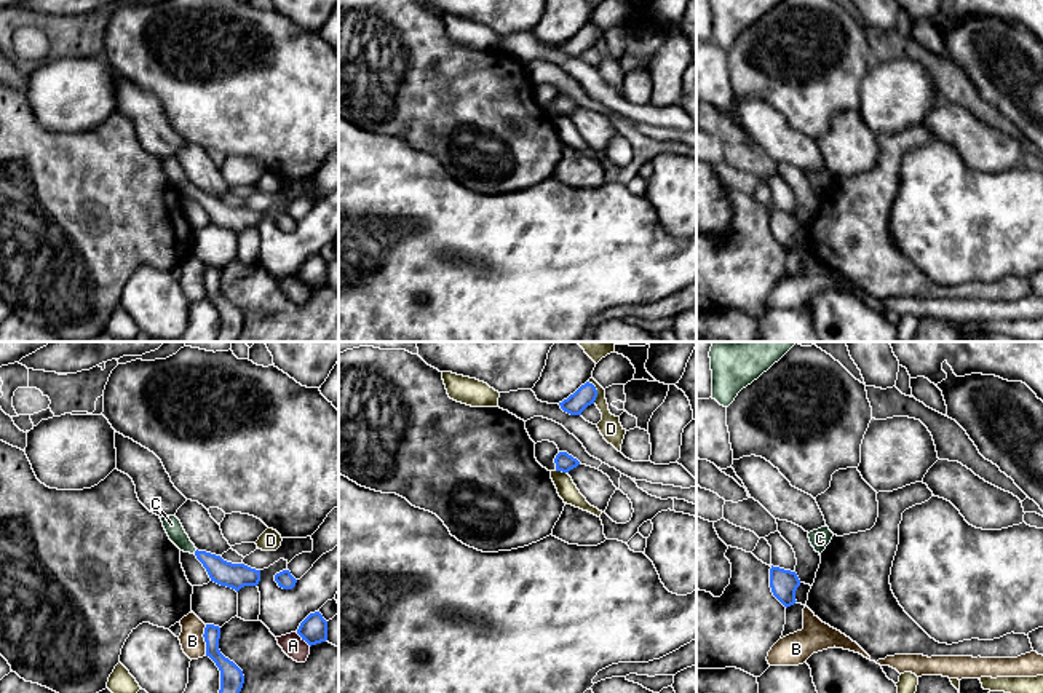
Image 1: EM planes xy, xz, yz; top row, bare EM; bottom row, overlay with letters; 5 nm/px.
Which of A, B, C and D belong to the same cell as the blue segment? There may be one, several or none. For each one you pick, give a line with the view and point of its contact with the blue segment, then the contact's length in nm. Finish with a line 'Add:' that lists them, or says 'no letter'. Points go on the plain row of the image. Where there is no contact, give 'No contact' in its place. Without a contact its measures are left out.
C: Touches blue at xy (195, 194). Shared border 30 nm
Add: C

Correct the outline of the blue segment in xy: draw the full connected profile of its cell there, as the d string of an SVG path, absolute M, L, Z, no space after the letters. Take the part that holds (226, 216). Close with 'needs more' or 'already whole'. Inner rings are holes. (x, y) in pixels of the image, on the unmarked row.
M176 158L160 160L169 182L184 195L195 196L206 211L211 224L235 232L236 235L244 228L257 228L260 224L260 212L251 211L244 206L232 206L220 198L198 193L185 176L180 163Z | needs more

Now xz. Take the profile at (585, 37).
M586 24L573 37L559 45L561 51L570 57L581 57L581 54L594 46L597 32L593 26Z | already whole

